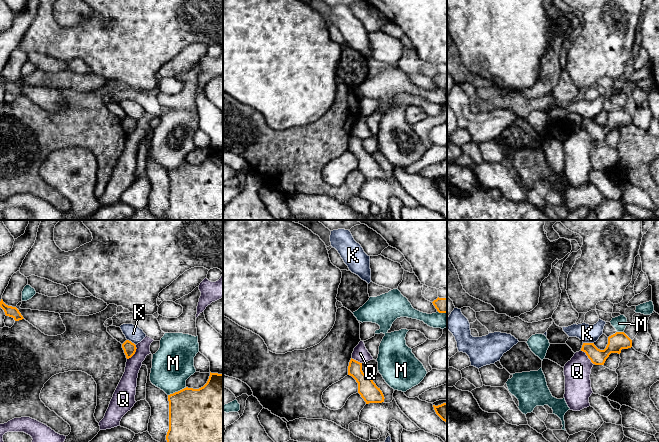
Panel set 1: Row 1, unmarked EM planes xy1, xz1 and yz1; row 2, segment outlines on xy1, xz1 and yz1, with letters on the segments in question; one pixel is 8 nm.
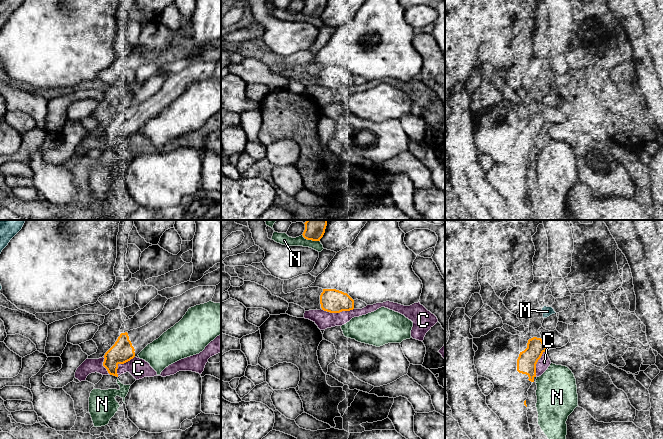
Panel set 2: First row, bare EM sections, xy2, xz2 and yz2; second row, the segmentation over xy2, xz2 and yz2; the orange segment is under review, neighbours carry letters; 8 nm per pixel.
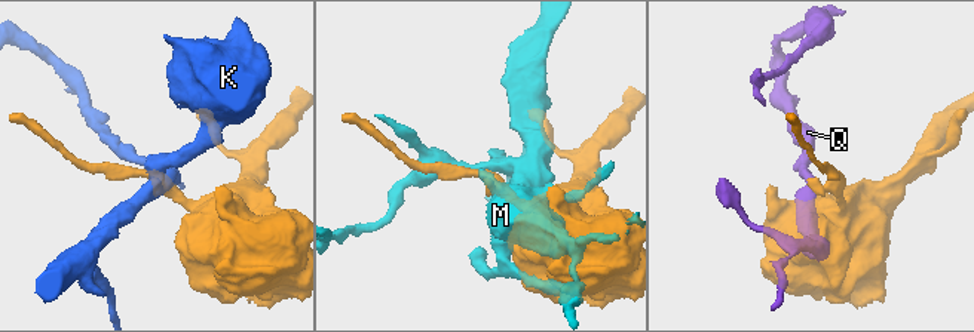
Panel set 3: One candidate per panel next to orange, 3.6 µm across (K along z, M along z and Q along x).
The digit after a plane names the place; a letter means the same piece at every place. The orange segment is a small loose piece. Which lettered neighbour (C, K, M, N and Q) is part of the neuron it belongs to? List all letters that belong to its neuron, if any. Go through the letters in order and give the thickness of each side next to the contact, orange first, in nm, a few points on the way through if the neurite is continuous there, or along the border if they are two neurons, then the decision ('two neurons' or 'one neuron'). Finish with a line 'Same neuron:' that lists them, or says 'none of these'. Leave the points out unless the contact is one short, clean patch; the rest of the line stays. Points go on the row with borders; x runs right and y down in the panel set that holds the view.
C: calibres 190 and 140 nm; two neurons
K: calibres 140 and 150 nm; border yz1 (583, 342), (593, 343); two neurons
M: calibres 440 and 320 nm; two neurons
N: calibres 170 and 90 nm; two neurons
Q: calibres 100 and 140 nm; border xy1 (136, 345), (136, 351), (127, 359); two neurons
Same neuron: none of these

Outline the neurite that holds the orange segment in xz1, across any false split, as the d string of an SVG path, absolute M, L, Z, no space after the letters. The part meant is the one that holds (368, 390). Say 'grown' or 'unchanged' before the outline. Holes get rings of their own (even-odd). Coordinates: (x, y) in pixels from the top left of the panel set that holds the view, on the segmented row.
unchanged; M351 358L348 366L348 375L358 383L358 393L366 404L384 402L384 395L376 386L372 378L367 377L362 371L362 363Z

